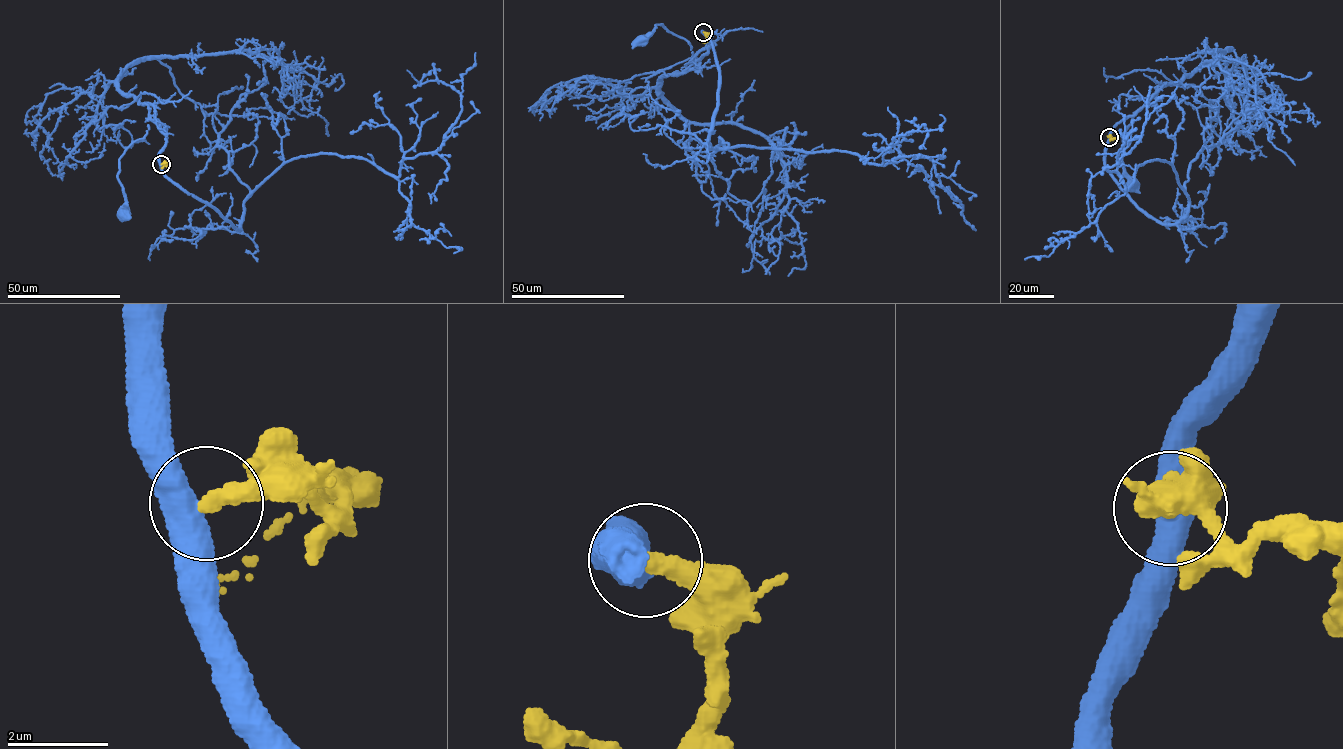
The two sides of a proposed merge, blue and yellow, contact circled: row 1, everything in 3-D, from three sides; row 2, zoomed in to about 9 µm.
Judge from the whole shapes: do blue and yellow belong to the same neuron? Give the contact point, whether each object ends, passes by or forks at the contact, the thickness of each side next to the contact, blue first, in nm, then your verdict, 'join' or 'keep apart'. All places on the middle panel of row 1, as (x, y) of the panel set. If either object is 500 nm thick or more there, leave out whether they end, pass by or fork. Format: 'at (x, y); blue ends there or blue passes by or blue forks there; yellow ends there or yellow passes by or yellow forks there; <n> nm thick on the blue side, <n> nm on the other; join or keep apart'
at (703, 32); 500 nm thick on the blue side, 360 nm on the other; keep apart

